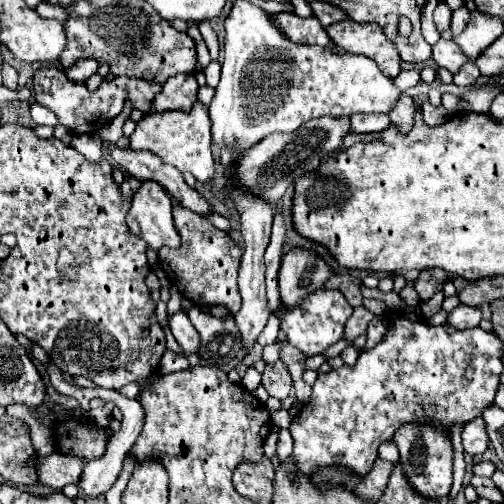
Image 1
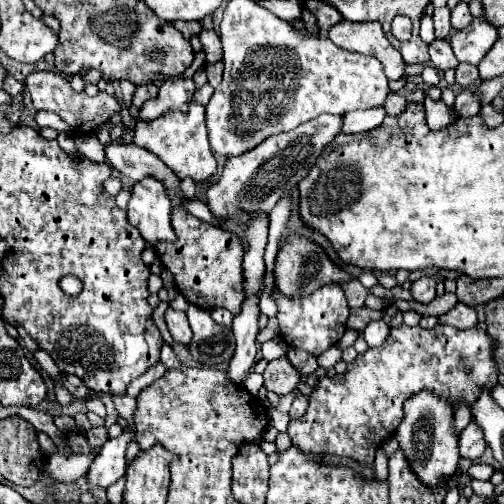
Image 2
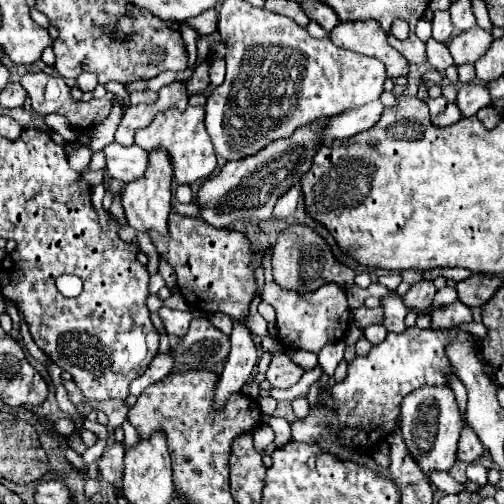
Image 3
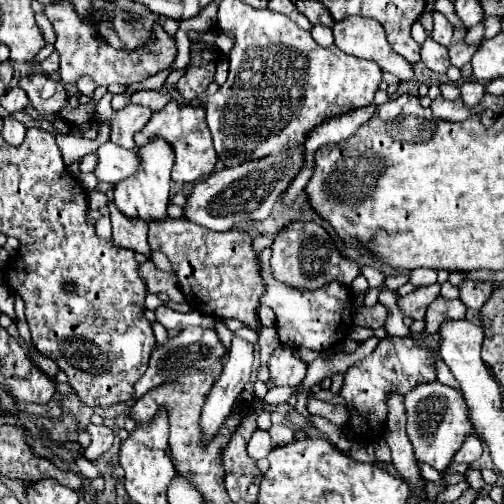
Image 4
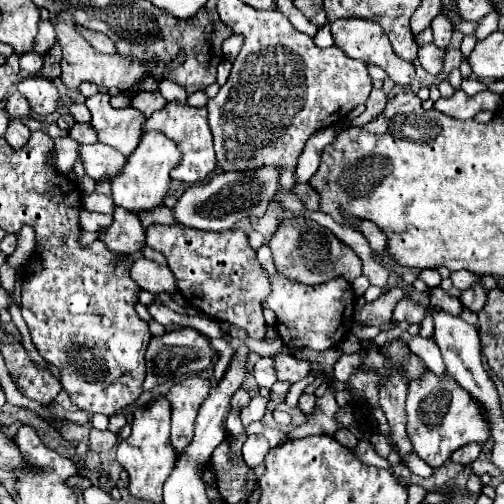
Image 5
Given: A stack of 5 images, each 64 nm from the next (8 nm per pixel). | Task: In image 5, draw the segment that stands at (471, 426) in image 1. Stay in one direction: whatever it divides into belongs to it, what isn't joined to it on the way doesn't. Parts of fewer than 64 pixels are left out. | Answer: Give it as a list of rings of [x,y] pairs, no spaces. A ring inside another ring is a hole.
[[[476,442],[474,444],[466,444],[460,450],[456,450],[450,460],[452,462],[458,462],[462,466],[468,466],[468,464],[472,464],[480,456],[480,452],[482,452],[482,446],[480,444],[476,444]]]

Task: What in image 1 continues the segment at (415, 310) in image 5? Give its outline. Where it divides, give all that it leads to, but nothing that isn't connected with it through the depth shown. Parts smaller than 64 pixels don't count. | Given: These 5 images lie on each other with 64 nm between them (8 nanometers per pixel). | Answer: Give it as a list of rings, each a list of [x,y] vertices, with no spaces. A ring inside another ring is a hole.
[[[426,268],[420,272],[420,276],[416,278],[414,282],[414,288],[416,292],[420,294],[420,298],[426,302],[430,300],[436,292],[442,290],[442,286],[446,284],[448,280],[448,274],[442,270],[442,268]]]

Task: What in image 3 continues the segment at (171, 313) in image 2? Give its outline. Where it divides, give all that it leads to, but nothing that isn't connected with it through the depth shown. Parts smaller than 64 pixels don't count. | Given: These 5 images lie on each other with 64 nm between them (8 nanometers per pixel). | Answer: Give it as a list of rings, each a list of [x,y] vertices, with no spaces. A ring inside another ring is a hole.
[[[162,306],[158,310],[168,334],[172,336],[178,336],[182,338],[186,332],[188,332],[188,326],[190,326],[190,320],[192,320],[192,314],[190,312],[178,312],[178,310],[170,310],[166,306]]]

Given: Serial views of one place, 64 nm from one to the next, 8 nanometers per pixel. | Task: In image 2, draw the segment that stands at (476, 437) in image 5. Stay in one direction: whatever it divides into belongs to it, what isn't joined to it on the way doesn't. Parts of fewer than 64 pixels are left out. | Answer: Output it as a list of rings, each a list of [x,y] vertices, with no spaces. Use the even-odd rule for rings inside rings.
[[[420,392],[420,396],[412,396],[412,400],[404,404],[404,408],[404,420],[400,422],[394,436],[418,480],[428,488],[436,488],[444,480],[454,476],[460,460],[458,438],[454,436],[452,426],[454,408],[448,408],[448,404],[444,404],[444,400],[440,400],[438,396],[432,396],[432,392]]]

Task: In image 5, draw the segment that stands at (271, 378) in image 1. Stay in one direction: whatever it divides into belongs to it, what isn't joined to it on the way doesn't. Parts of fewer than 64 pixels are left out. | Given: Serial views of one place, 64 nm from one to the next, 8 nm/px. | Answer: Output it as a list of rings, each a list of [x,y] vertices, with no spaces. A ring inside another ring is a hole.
[[[282,346],[282,348],[272,356],[272,360],[274,360],[274,368],[276,368],[278,382],[294,384],[294,382],[302,380],[302,378],[310,372],[310,362],[294,358],[286,346]]]

